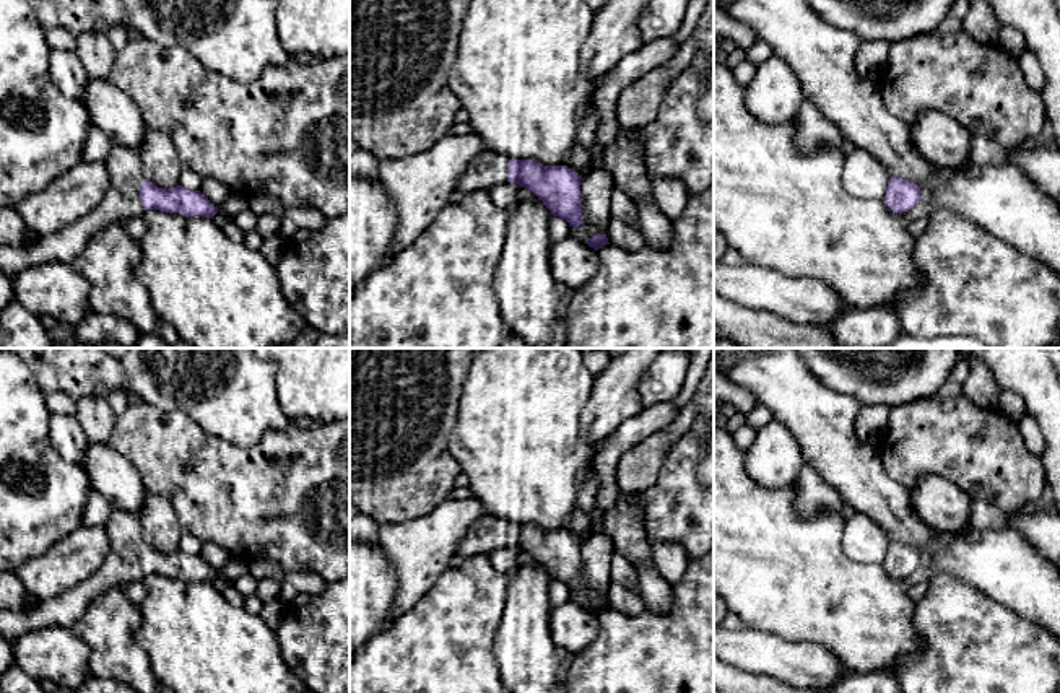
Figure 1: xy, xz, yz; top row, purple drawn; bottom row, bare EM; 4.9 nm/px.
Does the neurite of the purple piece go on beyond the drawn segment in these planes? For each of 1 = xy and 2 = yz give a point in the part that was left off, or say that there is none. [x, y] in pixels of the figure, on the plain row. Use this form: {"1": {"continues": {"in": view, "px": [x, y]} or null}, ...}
{"1": {"continues": {"in": "xy", "px": [121, 568]}}, "2": {"continues": null}}

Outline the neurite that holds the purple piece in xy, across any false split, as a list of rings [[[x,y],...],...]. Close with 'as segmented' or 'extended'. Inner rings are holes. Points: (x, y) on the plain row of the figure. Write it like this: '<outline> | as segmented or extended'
[[[112,509],[104,527],[111,540],[111,550],[102,566],[89,579],[54,599],[36,600],[23,610],[0,608],[0,638],[13,643],[34,630],[47,626],[70,628],[96,597],[112,587],[143,582],[146,574],[208,582],[218,578],[218,571],[200,555],[182,550],[163,553],[146,545],[138,514]]] | extended

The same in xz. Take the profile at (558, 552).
[[[486,516],[475,521],[458,545],[458,555],[491,555],[506,547],[515,547],[532,555],[553,581],[572,592],[582,589],[582,558],[579,537],[567,530],[543,530],[532,524],[509,524]]] | extended

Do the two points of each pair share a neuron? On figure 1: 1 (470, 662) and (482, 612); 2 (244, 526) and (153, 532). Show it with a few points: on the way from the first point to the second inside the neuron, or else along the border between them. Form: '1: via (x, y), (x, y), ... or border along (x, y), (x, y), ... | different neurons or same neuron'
1: via (470, 649), (470, 625) | same neuron
2: border along (161, 496), (171, 505), (182, 532) | different neurons

